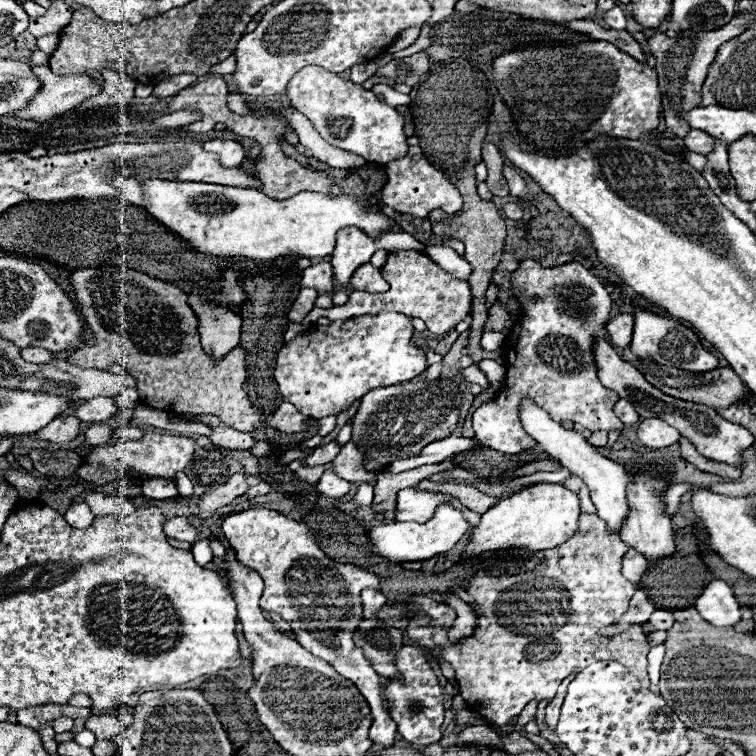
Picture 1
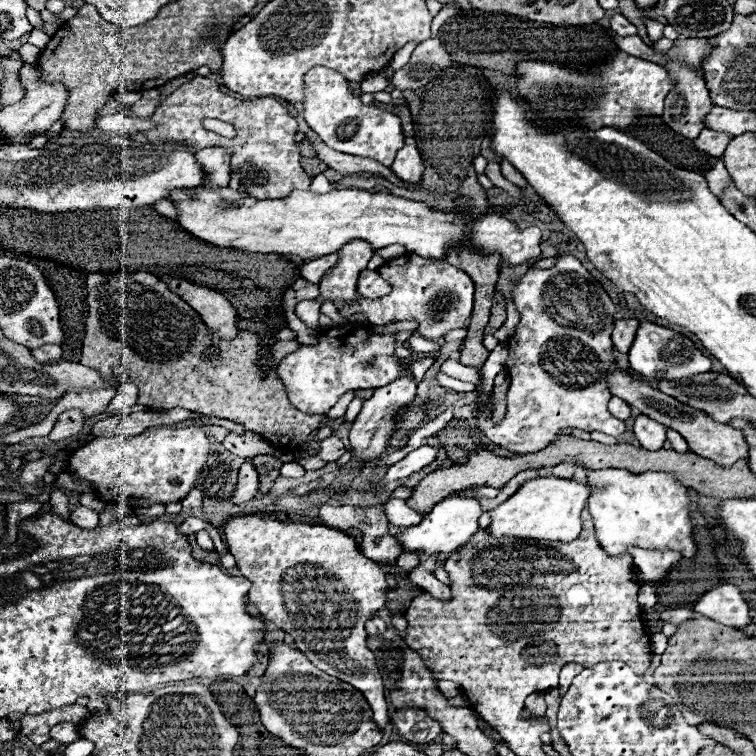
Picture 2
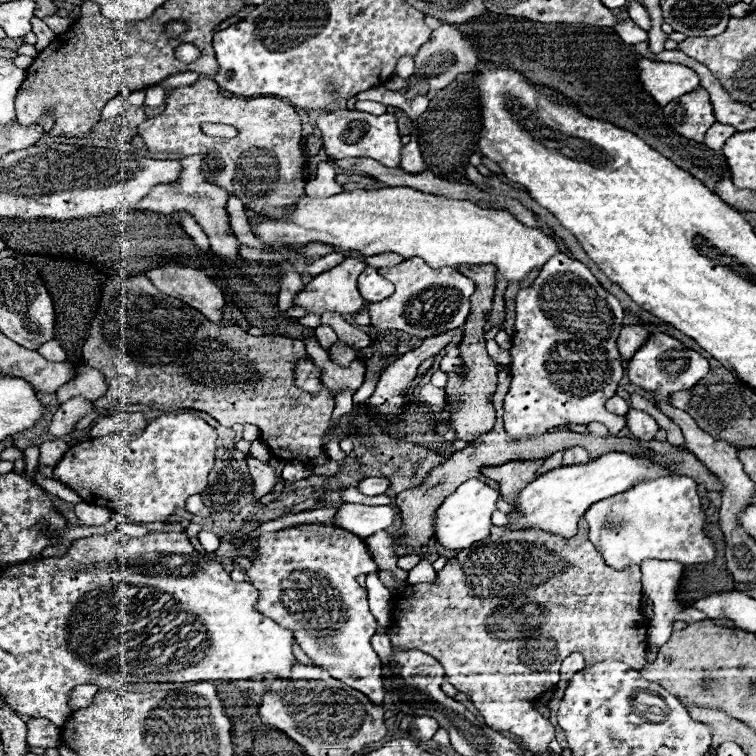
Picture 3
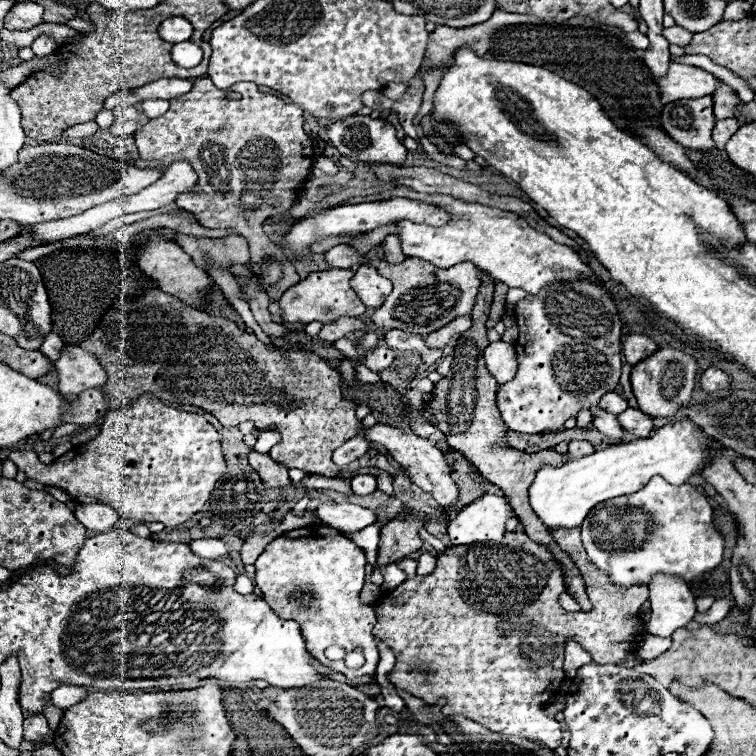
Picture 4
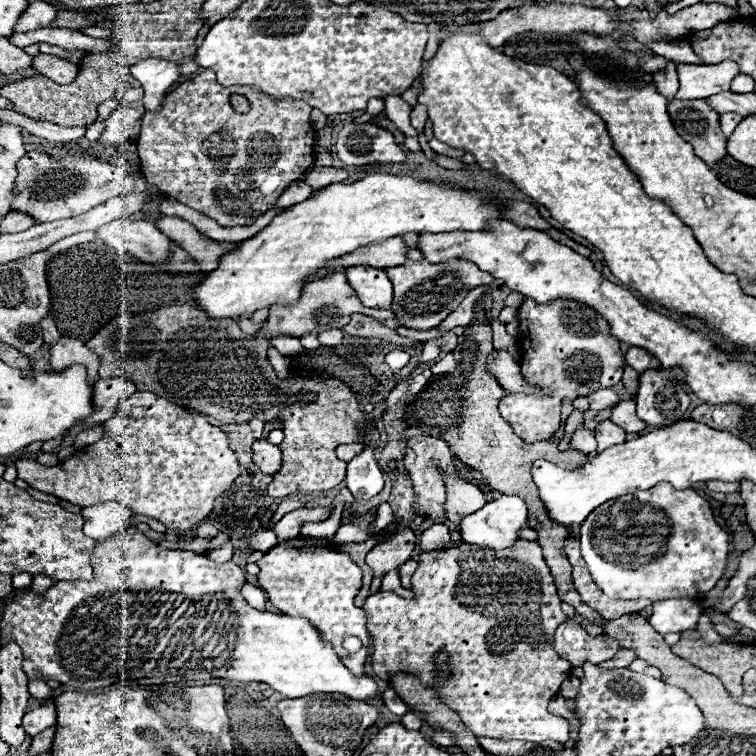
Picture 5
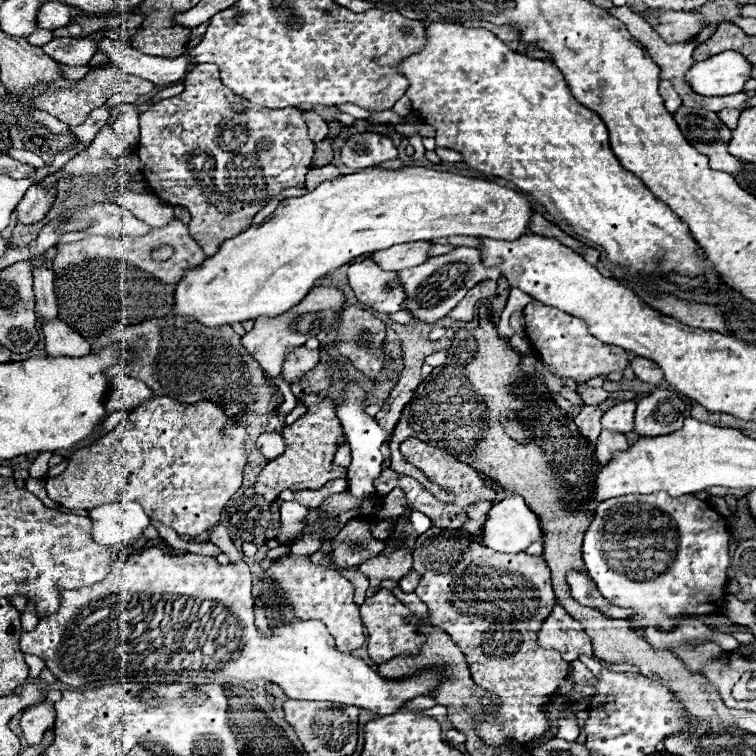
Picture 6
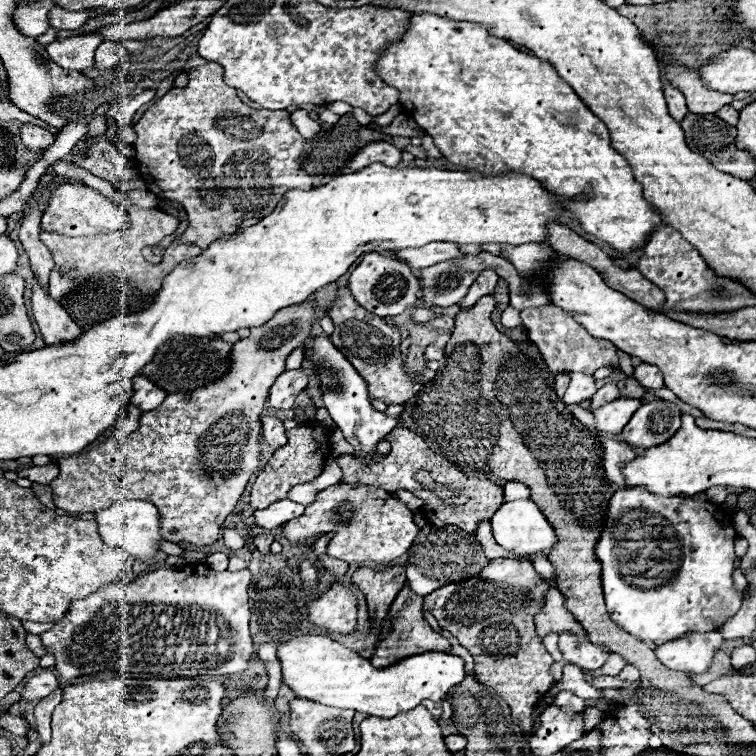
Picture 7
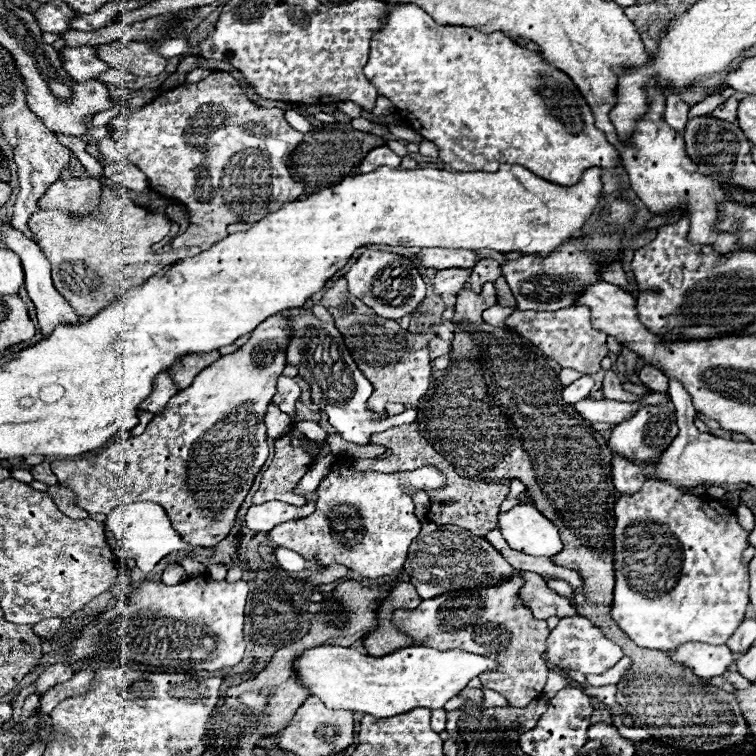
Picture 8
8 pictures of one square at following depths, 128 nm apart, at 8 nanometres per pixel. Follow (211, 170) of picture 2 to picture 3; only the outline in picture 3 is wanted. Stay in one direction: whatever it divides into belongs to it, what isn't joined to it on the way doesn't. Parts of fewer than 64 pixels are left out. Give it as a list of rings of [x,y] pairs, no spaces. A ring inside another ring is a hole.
[[[188,156],[182,158],[182,176],[172,182],[172,184],[160,184],[156,186],[142,202],[138,202],[134,206],[134,210],[156,210],[158,214],[172,214],[172,212],[188,212],[196,218],[196,222],[204,228],[204,232],[208,234],[210,240],[210,248],[216,256],[220,256],[226,264],[236,264],[238,262],[238,248],[240,242],[236,240],[236,236],[230,236],[230,220],[226,214],[226,200],[228,200],[228,192],[220,186],[208,184],[206,176],[202,174],[202,156]]]

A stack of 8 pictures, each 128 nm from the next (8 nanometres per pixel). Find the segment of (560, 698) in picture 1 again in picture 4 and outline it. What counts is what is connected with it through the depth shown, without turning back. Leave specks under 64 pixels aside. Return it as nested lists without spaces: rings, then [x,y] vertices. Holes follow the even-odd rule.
[[[572,640],[566,642],[566,660],[564,660],[566,678],[574,678],[576,670],[588,662],[592,662],[592,658],[578,642],[572,642]]]

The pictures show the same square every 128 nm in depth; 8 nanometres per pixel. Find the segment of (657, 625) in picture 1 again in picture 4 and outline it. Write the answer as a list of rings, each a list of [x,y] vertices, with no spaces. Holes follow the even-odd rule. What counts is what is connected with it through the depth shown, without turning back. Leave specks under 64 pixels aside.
[[[731,595],[718,598],[708,612],[704,612],[704,614],[698,612],[692,620],[700,622],[700,624],[716,624],[716,622],[720,622],[732,608],[731,602],[729,602],[731,599]]]

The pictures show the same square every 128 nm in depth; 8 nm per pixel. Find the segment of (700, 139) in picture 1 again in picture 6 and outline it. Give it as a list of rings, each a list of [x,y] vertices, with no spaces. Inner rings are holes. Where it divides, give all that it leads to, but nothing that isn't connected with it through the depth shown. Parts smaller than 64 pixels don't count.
[[[720,110],[720,112],[718,112],[718,116],[720,116],[720,120],[722,120],[730,130],[734,130],[734,128],[738,126],[740,110]]]

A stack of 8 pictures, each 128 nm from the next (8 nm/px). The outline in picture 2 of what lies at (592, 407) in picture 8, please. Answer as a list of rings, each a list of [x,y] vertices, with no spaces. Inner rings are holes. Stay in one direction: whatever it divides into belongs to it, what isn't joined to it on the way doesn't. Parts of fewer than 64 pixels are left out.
[[[642,414],[634,422],[634,434],[646,450],[660,450],[664,446],[664,442],[668,440],[666,426],[648,416],[642,416]]]

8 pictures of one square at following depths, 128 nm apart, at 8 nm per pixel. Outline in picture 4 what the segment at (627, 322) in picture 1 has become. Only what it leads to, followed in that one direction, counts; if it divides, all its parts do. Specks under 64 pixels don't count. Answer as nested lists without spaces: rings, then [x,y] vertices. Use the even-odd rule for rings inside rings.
[[[630,332],[622,344],[624,348],[624,356],[628,364],[636,364],[640,360],[644,360],[646,356],[654,354],[658,350],[658,344],[646,336],[646,334],[638,334],[638,332]]]

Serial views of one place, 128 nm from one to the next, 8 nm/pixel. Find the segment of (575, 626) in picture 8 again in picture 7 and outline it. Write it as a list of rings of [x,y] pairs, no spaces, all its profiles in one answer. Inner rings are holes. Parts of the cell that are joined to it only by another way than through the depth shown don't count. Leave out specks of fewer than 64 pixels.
[[[560,634],[558,646],[562,650],[562,656],[566,660],[570,660],[570,664],[580,666],[582,670],[598,670],[598,668],[602,668],[608,654],[610,654],[602,646],[592,644],[588,638],[584,642],[578,642],[578,638],[572,636],[572,634]]]

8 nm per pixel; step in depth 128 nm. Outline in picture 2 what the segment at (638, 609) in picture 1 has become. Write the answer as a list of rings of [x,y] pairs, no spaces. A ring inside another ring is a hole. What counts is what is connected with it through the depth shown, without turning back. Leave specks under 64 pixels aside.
[[[642,584],[642,586],[640,586],[640,592],[638,592],[638,604],[640,604],[640,608],[642,608],[642,610],[648,610],[648,608],[652,608],[656,602],[658,602],[658,598],[656,598],[652,586]]]

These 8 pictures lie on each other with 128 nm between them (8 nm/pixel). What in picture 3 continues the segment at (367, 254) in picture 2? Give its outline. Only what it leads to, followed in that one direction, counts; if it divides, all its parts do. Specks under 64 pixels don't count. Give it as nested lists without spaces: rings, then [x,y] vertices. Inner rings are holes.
[[[354,252],[352,256],[346,256],[346,260],[342,260],[340,266],[334,266],[332,270],[326,270],[324,274],[318,274],[316,278],[312,278],[312,282],[306,284],[306,288],[294,298],[294,304],[310,310],[312,314],[340,312],[340,314],[346,316],[346,314],[360,312],[366,302],[356,288],[356,280],[364,272],[364,268],[366,268],[366,262],[362,260],[360,252]]]

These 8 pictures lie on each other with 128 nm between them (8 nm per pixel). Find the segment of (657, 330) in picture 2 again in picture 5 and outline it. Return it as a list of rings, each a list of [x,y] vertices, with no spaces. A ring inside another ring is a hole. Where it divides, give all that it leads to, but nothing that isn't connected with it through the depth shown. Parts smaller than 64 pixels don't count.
[[[656,368],[656,370],[646,370],[638,376],[638,394],[636,394],[636,404],[638,404],[638,416],[652,426],[664,428],[670,426],[686,414],[690,406],[690,394],[686,390],[686,382],[682,382],[682,374],[676,374],[676,368]]]

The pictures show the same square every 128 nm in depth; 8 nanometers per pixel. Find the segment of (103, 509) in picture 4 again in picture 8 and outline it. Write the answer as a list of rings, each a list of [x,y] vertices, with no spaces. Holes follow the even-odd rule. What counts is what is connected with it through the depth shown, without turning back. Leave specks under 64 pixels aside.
[[[132,502],[126,506],[118,506],[106,516],[104,524],[110,547],[116,551],[124,546],[124,556],[134,558],[142,572],[152,572],[154,566],[172,552],[198,552],[202,556],[210,554],[208,548],[192,548],[186,542],[182,542],[180,536],[172,530],[164,508],[154,502]]]

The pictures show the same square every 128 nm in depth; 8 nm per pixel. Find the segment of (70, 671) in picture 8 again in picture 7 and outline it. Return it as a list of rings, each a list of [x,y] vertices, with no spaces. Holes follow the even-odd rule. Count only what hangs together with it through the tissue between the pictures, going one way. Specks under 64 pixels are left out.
[[[44,670],[38,676],[32,676],[22,694],[20,694],[20,702],[34,702],[34,700],[42,700],[44,696],[48,696],[50,692],[54,692],[58,688],[58,676],[52,670]]]

